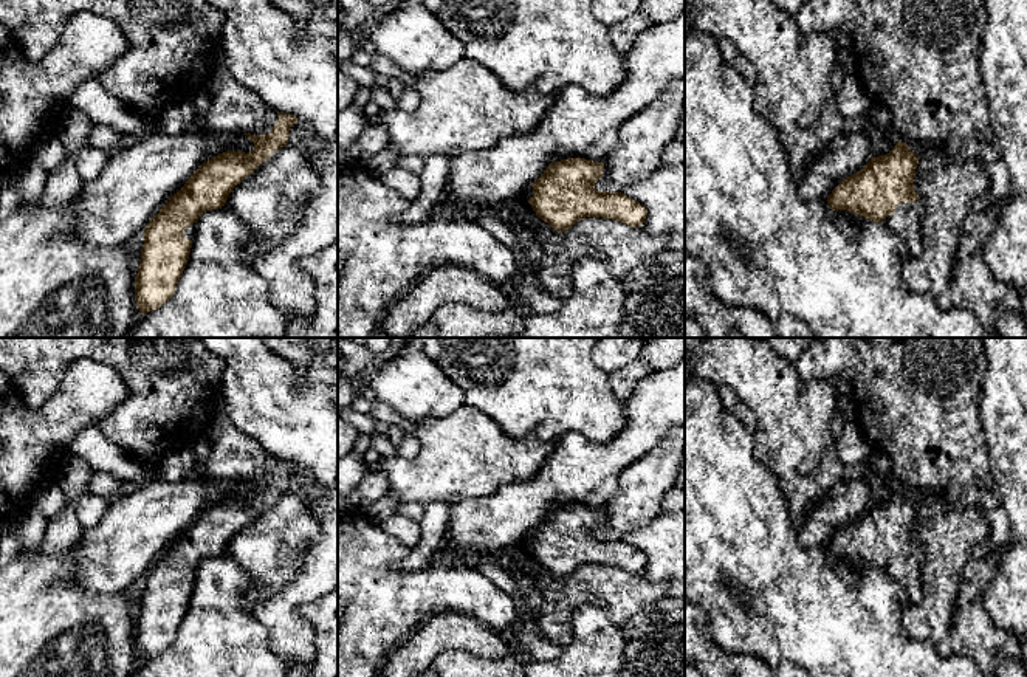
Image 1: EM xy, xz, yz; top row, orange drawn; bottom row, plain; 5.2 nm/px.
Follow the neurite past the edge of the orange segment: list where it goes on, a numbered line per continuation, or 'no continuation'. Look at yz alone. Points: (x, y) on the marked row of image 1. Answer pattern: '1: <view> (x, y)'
1: yz (905, 223)

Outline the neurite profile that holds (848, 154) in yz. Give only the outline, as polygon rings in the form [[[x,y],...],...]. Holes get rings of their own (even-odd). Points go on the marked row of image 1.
[[[863,132],[838,135],[809,166],[796,184],[802,200],[827,198],[847,177],[861,170],[872,158],[869,139]]]

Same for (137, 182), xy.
[[[186,132],[183,135],[149,133],[138,143],[112,150],[99,175],[85,181],[74,197],[74,232],[79,234],[91,249],[112,248],[124,245],[133,234],[144,229],[146,225],[161,211],[169,198],[177,194],[189,177],[208,160],[226,150],[249,153],[254,143],[243,133],[215,133],[215,132]]]

